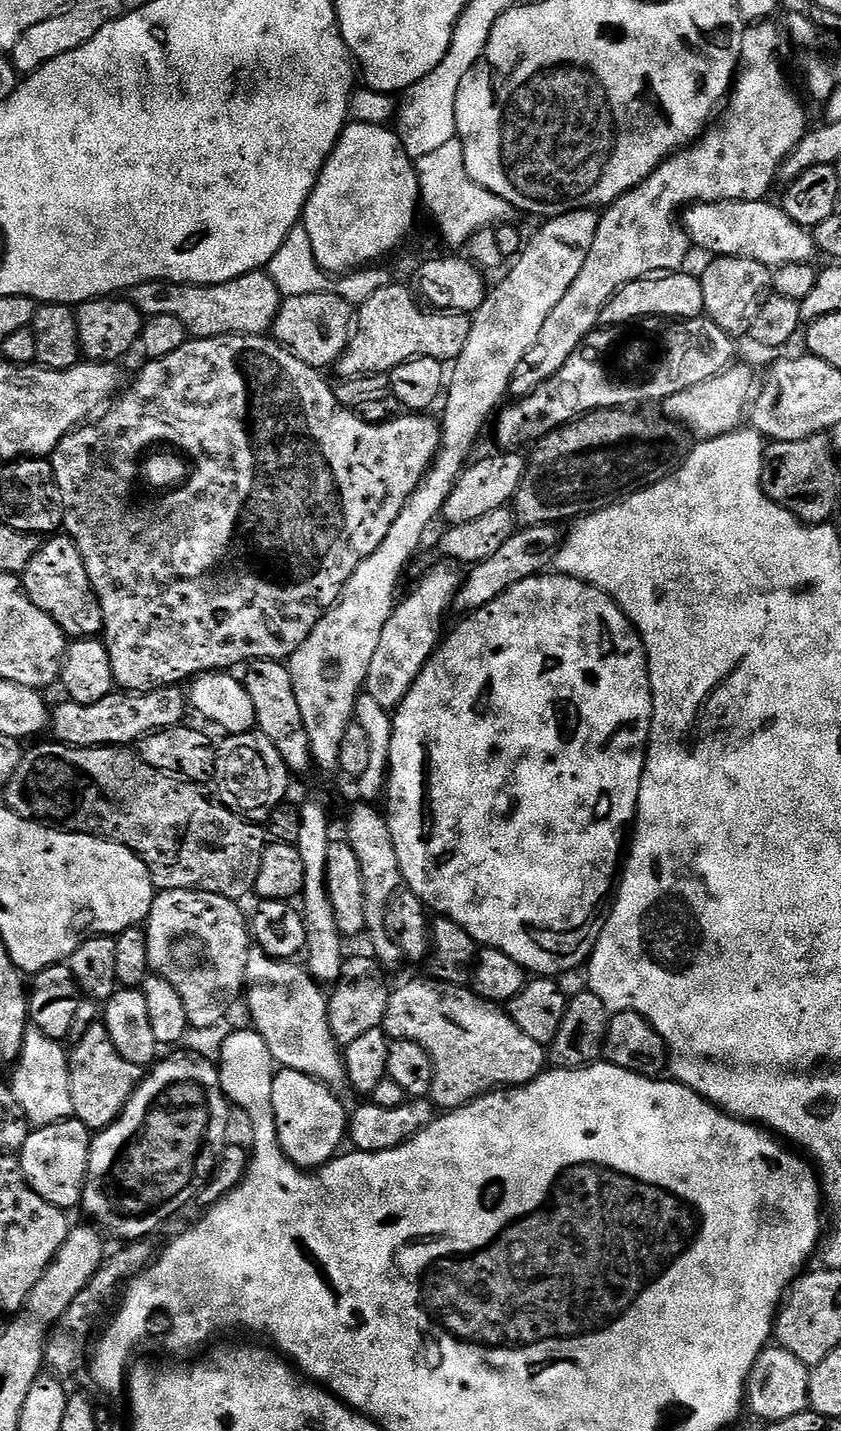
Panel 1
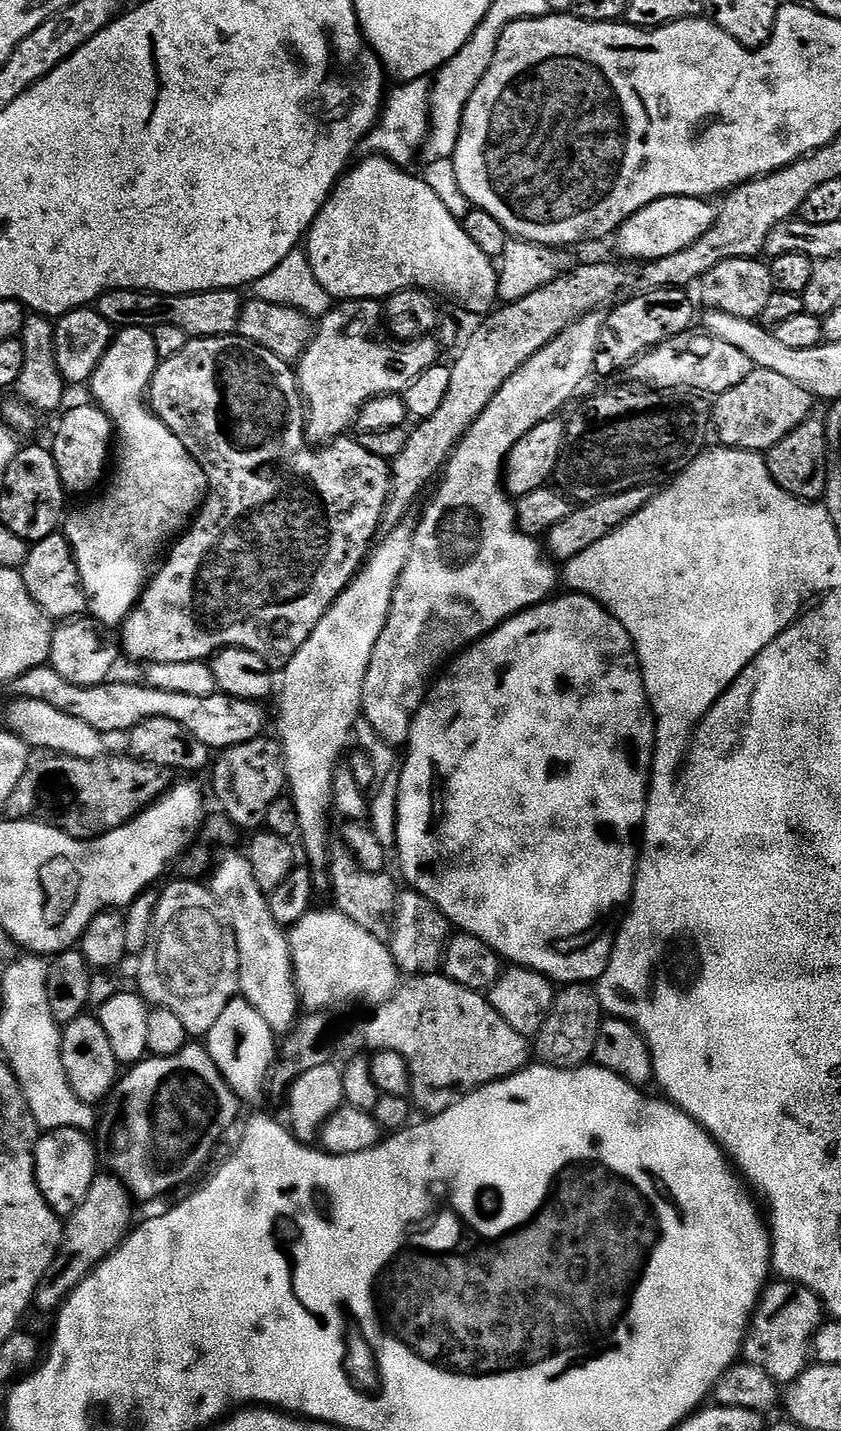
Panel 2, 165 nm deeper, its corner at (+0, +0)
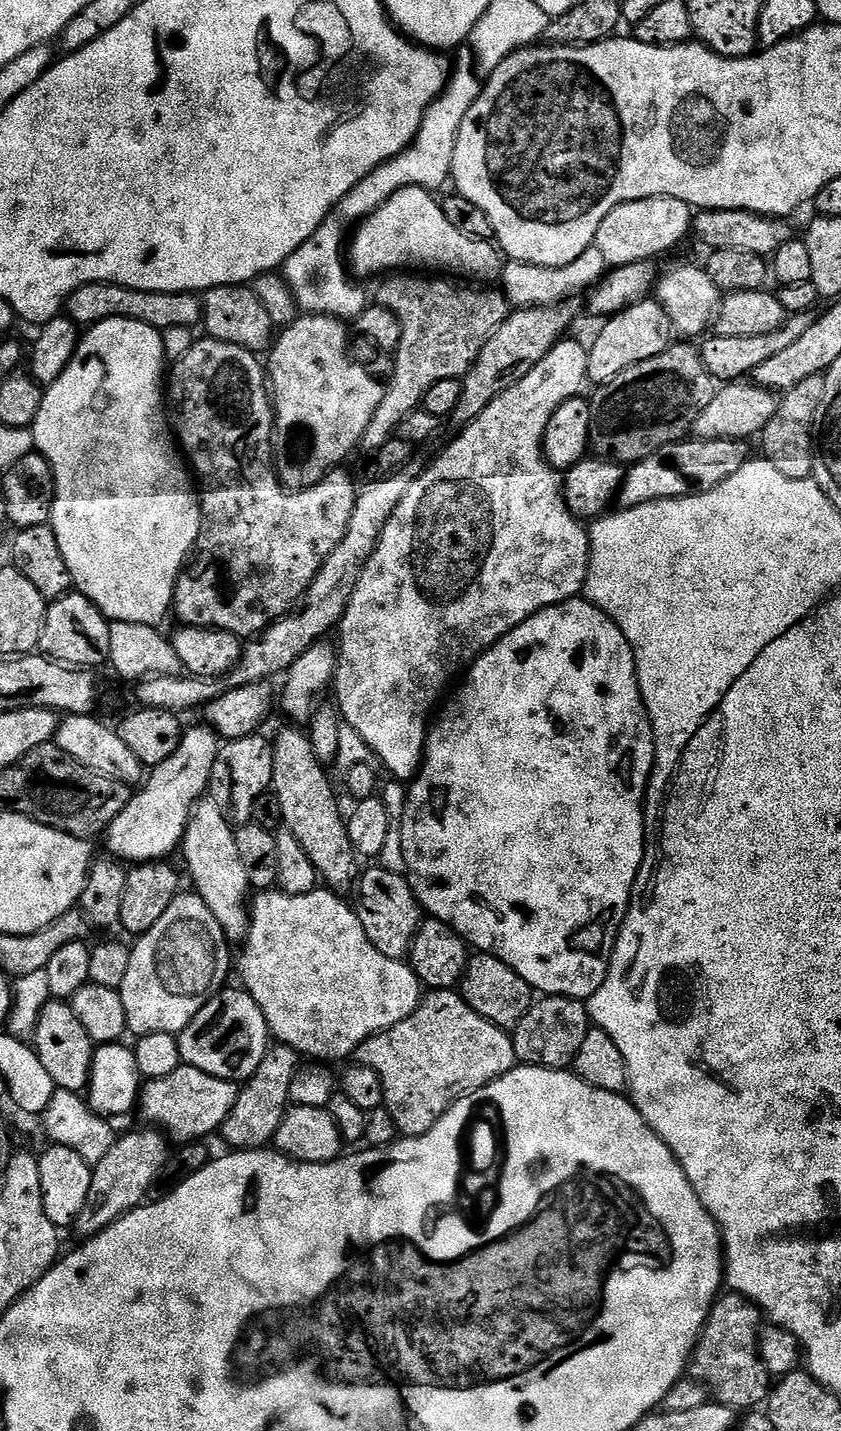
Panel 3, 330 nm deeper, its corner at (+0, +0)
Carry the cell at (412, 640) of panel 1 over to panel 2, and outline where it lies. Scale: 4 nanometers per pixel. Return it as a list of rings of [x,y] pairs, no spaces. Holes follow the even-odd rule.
[[[600,310],[585,313],[584,316],[581,316],[579,320],[575,320],[566,330],[562,330],[562,334],[558,334],[558,338],[554,338],[546,346],[542,346],[542,350],[538,350],[538,354],[530,357],[530,359],[502,385],[498,390],[498,394],[494,394],[494,398],[486,406],[486,410],[482,410],[482,414],[470,426],[468,433],[465,434],[459,444],[453,448],[452,454],[449,456],[443,468],[442,475],[435,485],[435,488],[437,487],[436,493],[429,498],[428,505],[425,506],[424,513],[420,516],[420,521],[415,521],[410,556],[396,582],[396,589],[392,594],[392,605],[386,618],[386,624],[373,648],[370,664],[364,675],[362,698],[360,699],[363,719],[368,720],[370,726],[374,726],[377,734],[388,744],[393,746],[407,745],[408,735],[412,729],[412,717],[415,716],[417,710],[421,704],[423,704],[426,689],[429,687],[430,681],[441,671],[445,661],[455,657],[457,653],[467,648],[468,645],[475,644],[476,641],[488,635],[489,632],[493,632],[493,630],[496,629],[499,624],[503,624],[508,617],[516,616],[519,612],[524,612],[525,609],[534,607],[535,604],[543,604],[545,600],[549,599],[549,597],[557,591],[557,589],[555,590],[556,580],[558,584],[557,565],[546,555],[541,541],[535,536],[528,535],[516,520],[516,505],[513,497],[509,495],[504,486],[504,462],[508,459],[514,442],[518,442],[518,438],[522,438],[522,434],[526,434],[526,430],[534,430],[534,426],[538,426],[538,422],[555,417],[557,413],[559,413],[556,411],[583,386],[584,379],[590,374],[593,375],[596,367],[598,338],[602,334],[604,317],[605,313]]]

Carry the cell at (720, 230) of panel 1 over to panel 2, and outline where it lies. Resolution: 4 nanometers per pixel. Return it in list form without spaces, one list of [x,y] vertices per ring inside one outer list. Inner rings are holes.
[[[663,196],[638,210],[629,220],[625,220],[615,233],[614,241],[624,256],[632,260],[654,262],[678,250],[689,248],[706,230],[716,225],[717,209],[712,208],[707,199],[699,196]]]

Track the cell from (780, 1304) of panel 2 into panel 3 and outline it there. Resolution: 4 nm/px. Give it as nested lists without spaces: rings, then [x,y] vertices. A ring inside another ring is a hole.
[[[729,1291],[712,1306],[704,1333],[690,1361],[695,1375],[703,1380],[715,1403],[737,1410],[756,1410],[768,1399],[774,1380],[760,1357],[759,1334],[762,1313],[751,1300]]]

